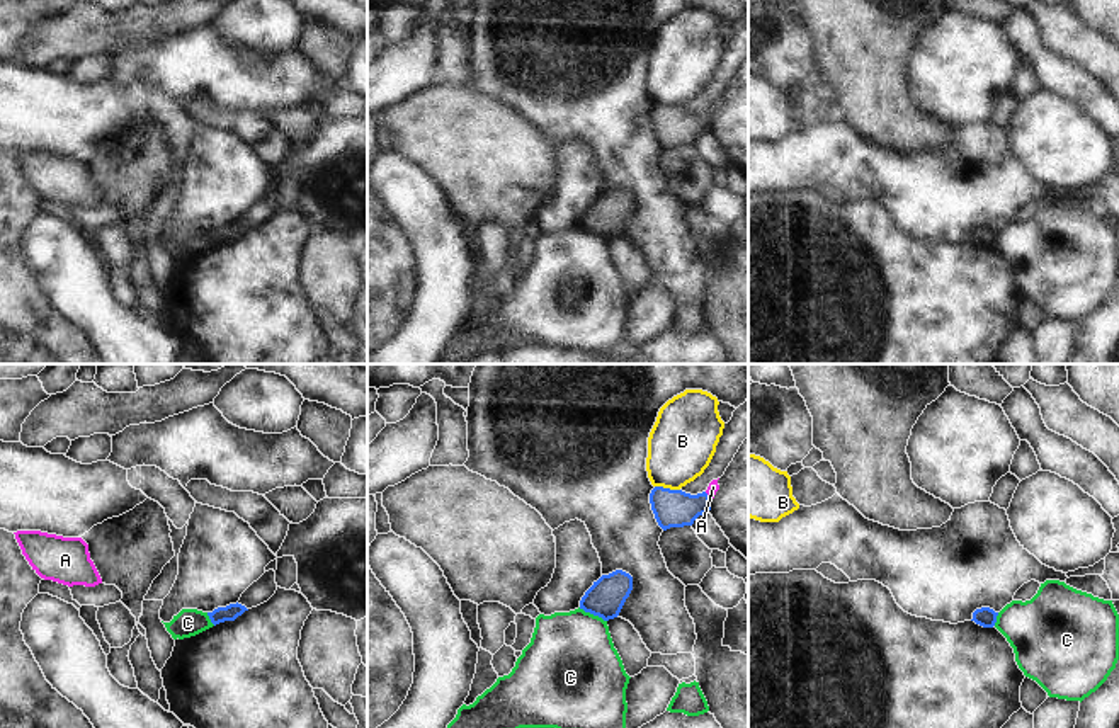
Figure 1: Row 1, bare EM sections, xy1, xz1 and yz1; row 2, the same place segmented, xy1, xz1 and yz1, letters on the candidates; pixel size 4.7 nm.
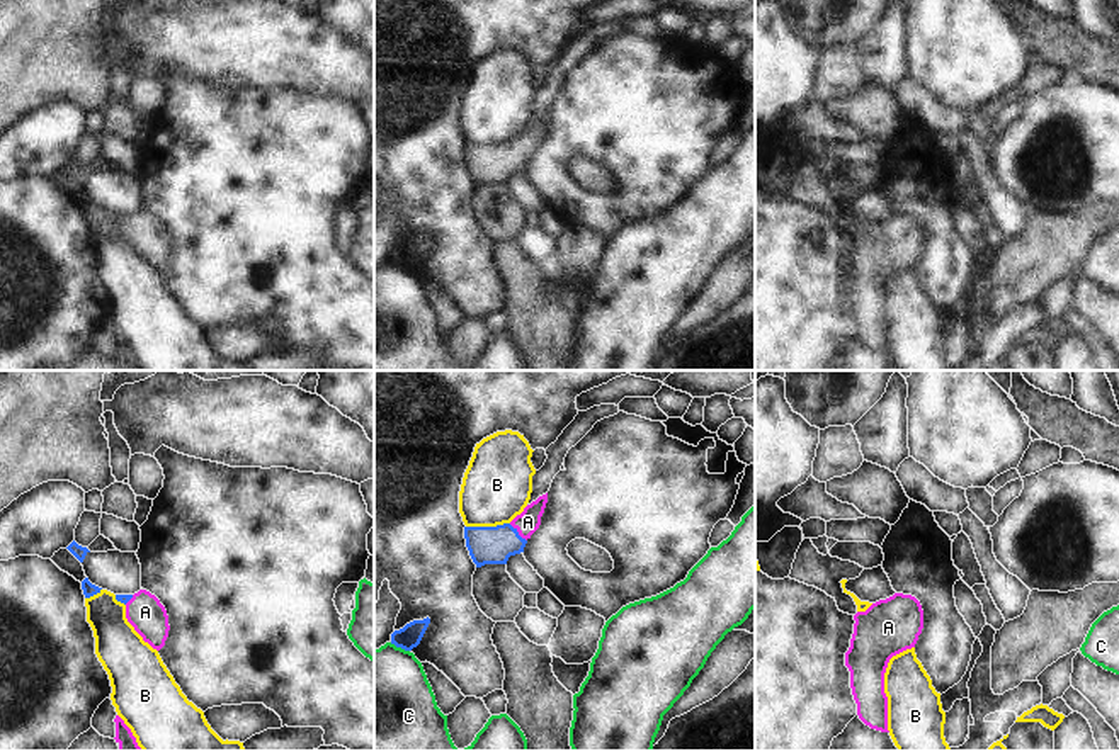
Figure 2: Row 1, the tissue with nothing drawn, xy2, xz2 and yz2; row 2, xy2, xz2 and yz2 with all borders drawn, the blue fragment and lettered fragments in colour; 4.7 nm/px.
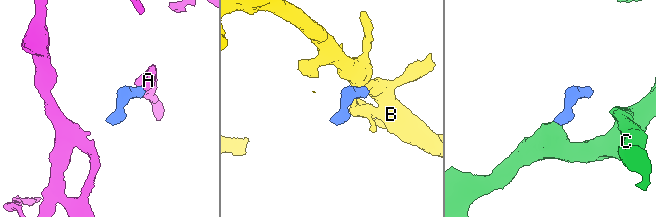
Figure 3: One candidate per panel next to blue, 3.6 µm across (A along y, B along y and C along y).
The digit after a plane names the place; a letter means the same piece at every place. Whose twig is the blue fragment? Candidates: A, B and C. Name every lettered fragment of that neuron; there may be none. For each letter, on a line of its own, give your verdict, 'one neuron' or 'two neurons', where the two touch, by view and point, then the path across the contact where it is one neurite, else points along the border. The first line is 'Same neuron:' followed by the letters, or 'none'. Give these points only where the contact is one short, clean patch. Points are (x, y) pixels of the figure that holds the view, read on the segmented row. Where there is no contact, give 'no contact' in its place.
Same neuron: A
A: one neuron | xz2 (517, 532) | across xz2 (487, 544), (511, 539), (517, 532), (528, 522)
B: two neurons | xz2 (487, 527) | along xz2 (509, 522), (466, 527)
C: two neurons | xz1 (592, 613) | along xz1 (579, 608), (606, 621)

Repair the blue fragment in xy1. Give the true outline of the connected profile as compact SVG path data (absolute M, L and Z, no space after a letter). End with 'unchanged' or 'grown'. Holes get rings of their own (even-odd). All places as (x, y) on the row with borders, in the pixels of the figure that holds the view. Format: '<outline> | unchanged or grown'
M230 604L226 607L218 607L213 612L207 612L211 623L216 626L224 621L235 621L238 616L241 616L245 611L248 611L241 604Z | unchanged

